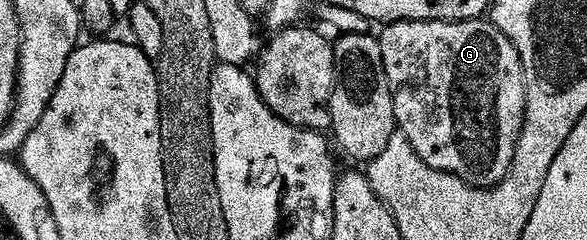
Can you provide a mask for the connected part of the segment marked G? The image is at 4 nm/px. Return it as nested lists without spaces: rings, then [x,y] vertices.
[[[484,17],[472,18],[466,22],[418,22],[416,20],[393,20],[388,23],[382,34],[379,34],[381,51],[383,52],[383,64],[385,75],[389,81],[389,87],[393,93],[395,104],[395,116],[397,117],[397,128],[400,133],[407,136],[411,148],[431,168],[435,168],[444,174],[455,176],[463,180],[467,185],[479,190],[489,190],[492,186],[498,186],[509,174],[513,166],[513,157],[517,141],[521,135],[521,129],[525,123],[525,99],[527,97],[527,75],[525,66],[521,63],[519,52],[503,32],[491,20]]]

